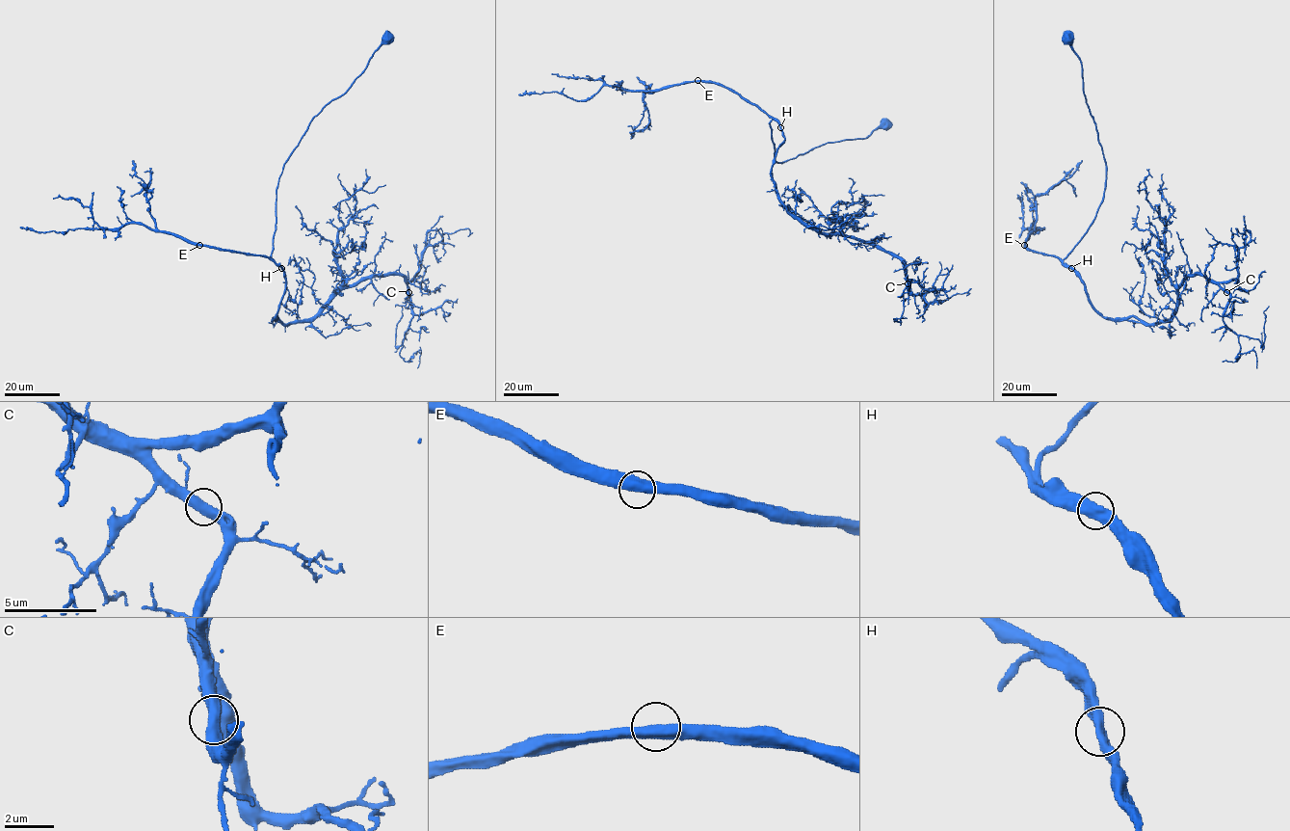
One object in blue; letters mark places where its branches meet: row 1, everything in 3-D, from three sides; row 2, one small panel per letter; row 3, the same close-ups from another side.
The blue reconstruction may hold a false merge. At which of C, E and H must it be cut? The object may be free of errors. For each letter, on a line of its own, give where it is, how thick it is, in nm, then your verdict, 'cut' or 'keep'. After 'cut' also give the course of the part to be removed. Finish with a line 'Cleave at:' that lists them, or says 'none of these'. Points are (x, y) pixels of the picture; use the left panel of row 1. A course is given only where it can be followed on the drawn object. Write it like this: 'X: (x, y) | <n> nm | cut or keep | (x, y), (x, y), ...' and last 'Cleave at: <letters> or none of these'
C: (408, 292) | 480 nm | keep
E: (199, 245) | 500 nm | keep
H: (281, 268) | 500 nm | keep
Cleave at: none of these

